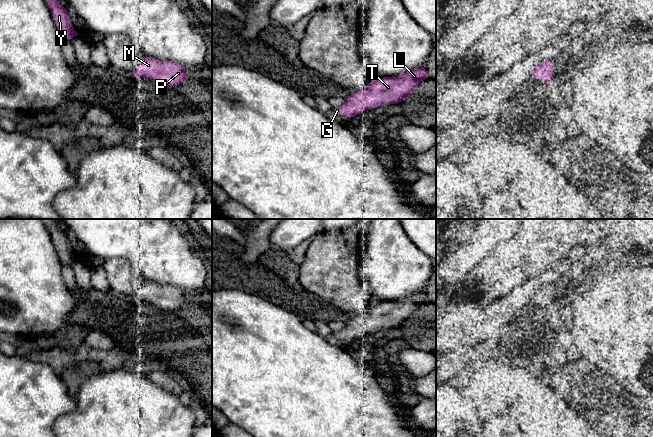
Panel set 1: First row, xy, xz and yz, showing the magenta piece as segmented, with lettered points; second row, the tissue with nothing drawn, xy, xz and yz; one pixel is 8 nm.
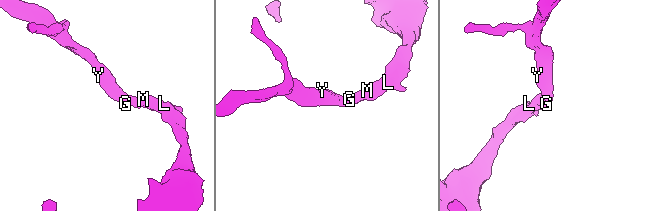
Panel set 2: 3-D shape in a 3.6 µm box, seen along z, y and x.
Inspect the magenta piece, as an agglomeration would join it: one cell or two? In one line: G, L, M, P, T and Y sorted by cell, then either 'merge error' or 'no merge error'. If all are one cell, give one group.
G L M P T Y | no merge error

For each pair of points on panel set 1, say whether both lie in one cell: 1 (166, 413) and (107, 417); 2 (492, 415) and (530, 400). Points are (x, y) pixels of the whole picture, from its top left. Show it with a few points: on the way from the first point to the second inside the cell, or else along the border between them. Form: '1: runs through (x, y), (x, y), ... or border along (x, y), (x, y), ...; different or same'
1: runs through (151, 417), (122, 417); same
2: runs through (501, 413), (518, 412), (521, 409); same

